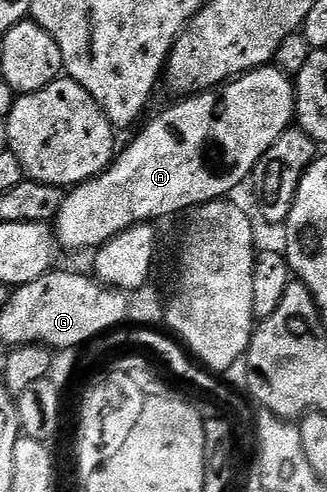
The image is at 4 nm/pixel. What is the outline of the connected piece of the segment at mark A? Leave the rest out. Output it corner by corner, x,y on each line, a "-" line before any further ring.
275,65
233,78
219,89
202,91
185,98
156,115
136,135
136,140
113,158
108,170
101,171
84,183
77,183
65,194
60,212
54,220
56,242
64,247
101,247
118,233
135,223
156,221
159,215
187,212
202,203
231,196
232,190
251,176
262,153
293,126
296,117
296,89
286,72

